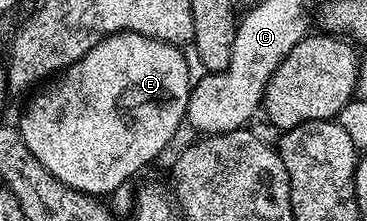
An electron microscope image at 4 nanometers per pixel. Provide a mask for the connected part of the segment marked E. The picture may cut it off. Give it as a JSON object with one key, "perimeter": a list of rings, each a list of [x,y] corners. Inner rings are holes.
{"perimeter":[[[120,31],[114,35],[108,35],[106,39],[99,41],[99,45],[95,45],[89,50],[80,61],[73,63],[60,72],[59,78],[53,82],[48,84],[50,87],[42,95],[37,95],[30,101],[29,108],[21,115],[19,130],[27,149],[31,149],[31,153],[35,153],[35,157],[39,157],[39,165],[43,165],[43,169],[47,169],[47,173],[51,173],[59,181],[63,181],[63,185],[81,191],[85,195],[106,197],[105,195],[111,194],[112,191],[119,190],[132,175],[139,174],[148,163],[155,162],[164,153],[165,146],[176,137],[177,130],[180,129],[181,125],[183,127],[186,122],[186,111],[191,88],[186,52],[180,46],[164,43],[134,31]]]}

